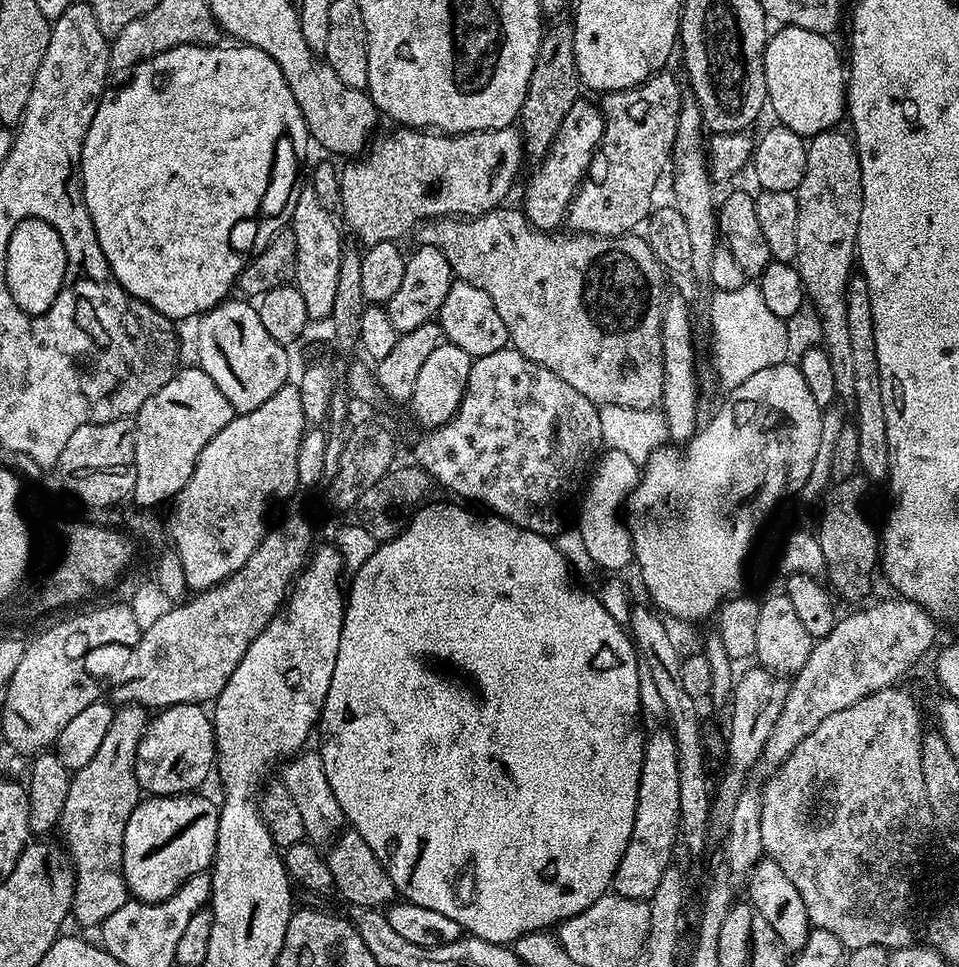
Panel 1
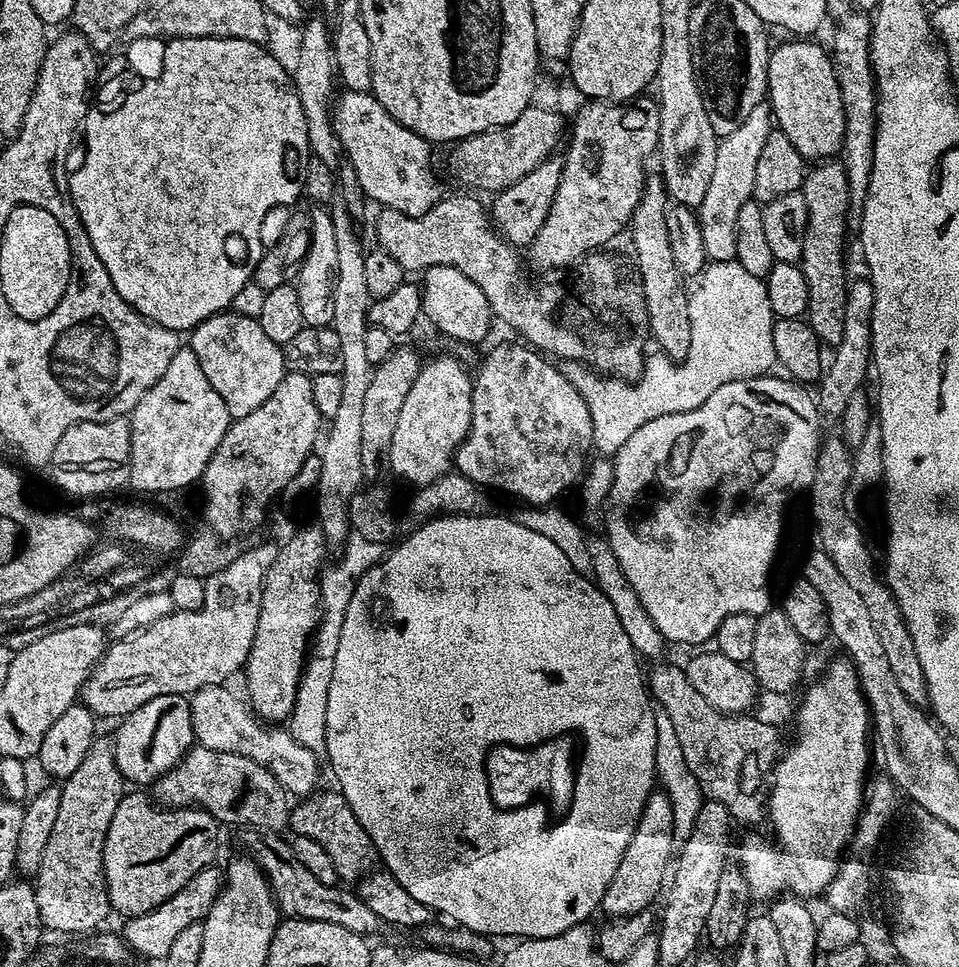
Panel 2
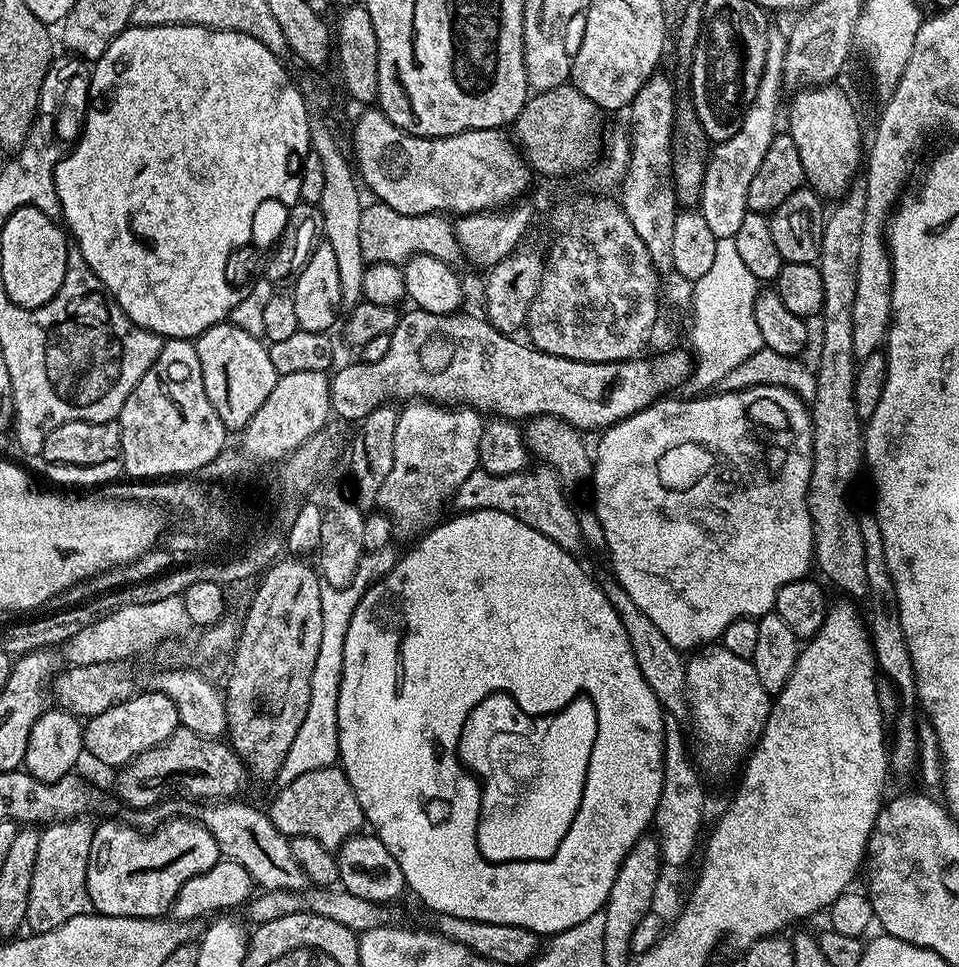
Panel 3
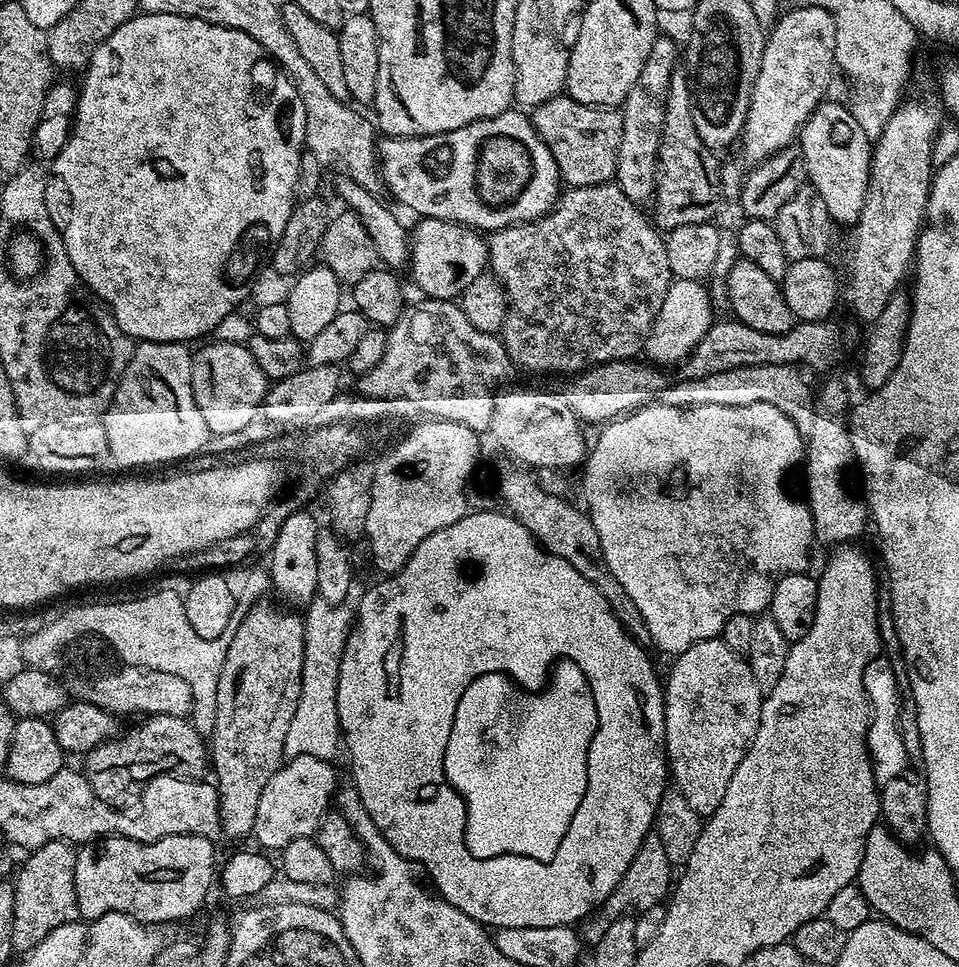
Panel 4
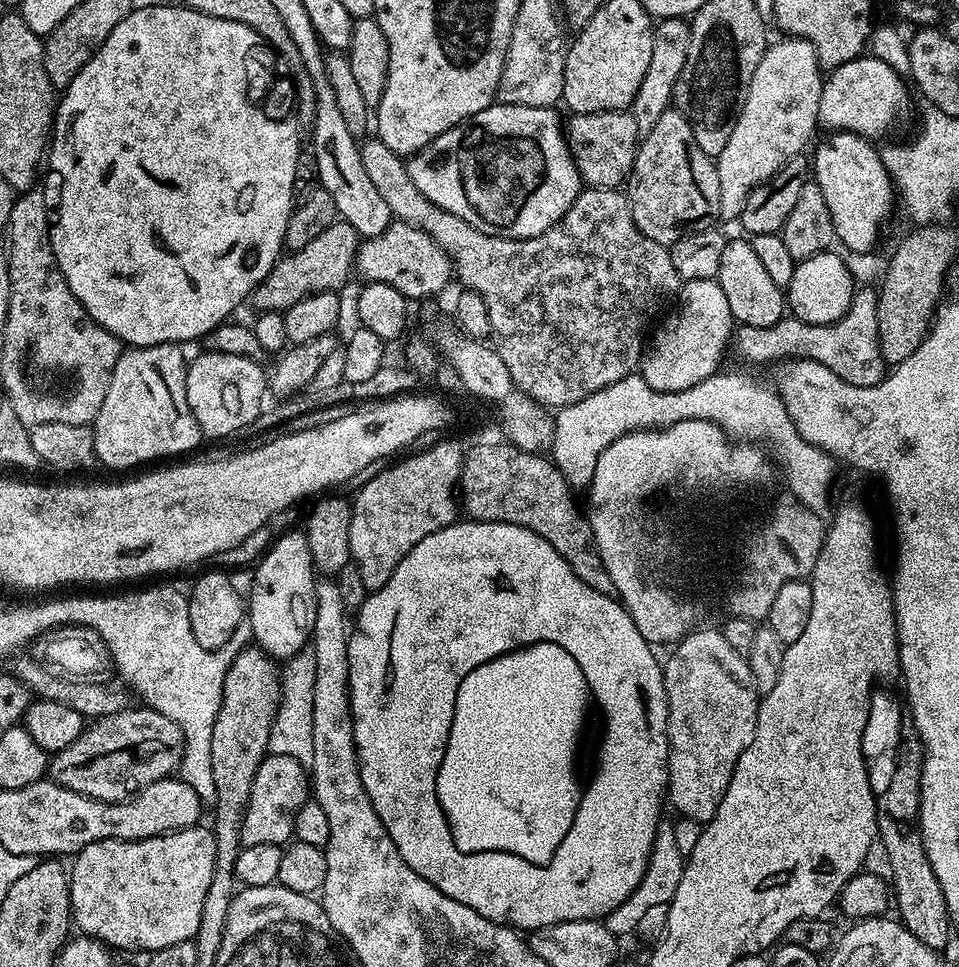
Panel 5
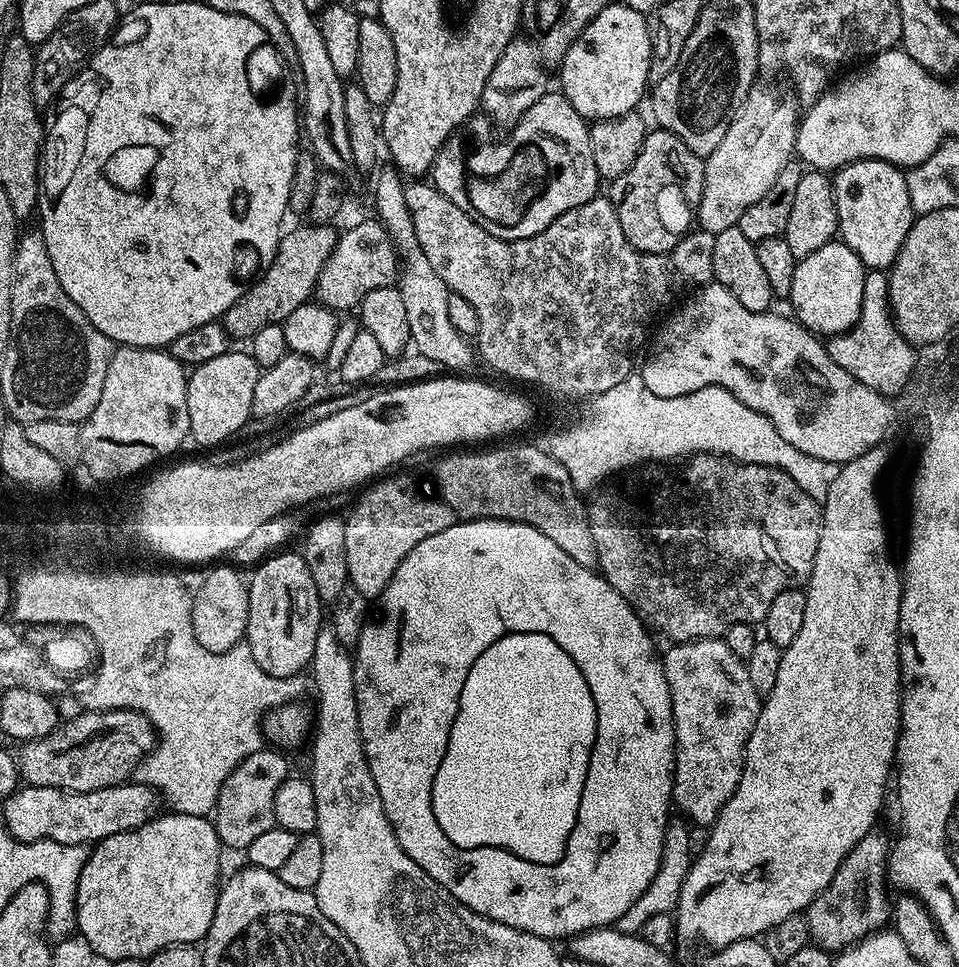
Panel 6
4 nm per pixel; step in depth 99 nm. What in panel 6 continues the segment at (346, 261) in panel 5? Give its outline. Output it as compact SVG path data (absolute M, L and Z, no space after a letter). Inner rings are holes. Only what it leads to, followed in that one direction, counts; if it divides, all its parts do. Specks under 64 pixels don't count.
M304 222L301 228L290 228L281 235L274 262L270 262L264 275L246 289L242 298L230 306L230 310L224 312L224 330L233 341L247 341L267 324L283 324L285 318L298 310L298 306L313 299L318 274L322 274L322 266L326 266L326 258L330 258L334 250L338 232L328 224L311 222Z

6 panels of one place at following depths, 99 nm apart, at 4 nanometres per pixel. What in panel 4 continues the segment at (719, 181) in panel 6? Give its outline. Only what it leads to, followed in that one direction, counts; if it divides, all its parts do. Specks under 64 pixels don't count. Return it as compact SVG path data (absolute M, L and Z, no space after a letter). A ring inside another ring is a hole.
M793 8L781 15L772 25L764 42L764 53L750 94L750 106L742 133L744 156L749 165L755 166L770 158L778 150L789 147L799 137L800 128L810 114L825 99L824 91L832 84L832 72L837 67L835 60L835 18L826 9Z

